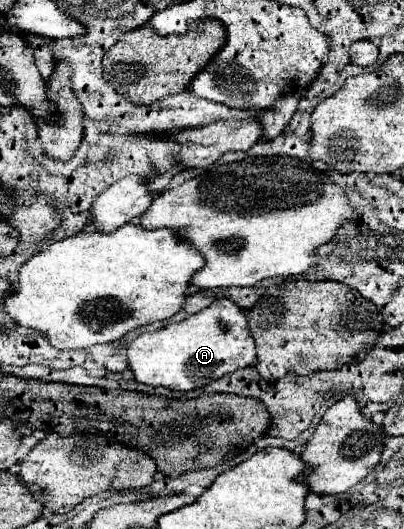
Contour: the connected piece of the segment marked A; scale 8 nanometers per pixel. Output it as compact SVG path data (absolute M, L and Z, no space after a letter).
M227 298L215 300L209 308L183 322L169 324L157 332L145 332L127 346L127 368L137 382L179 392L201 388L207 380L221 378L253 364L255 342L247 330L247 320L241 308Z

